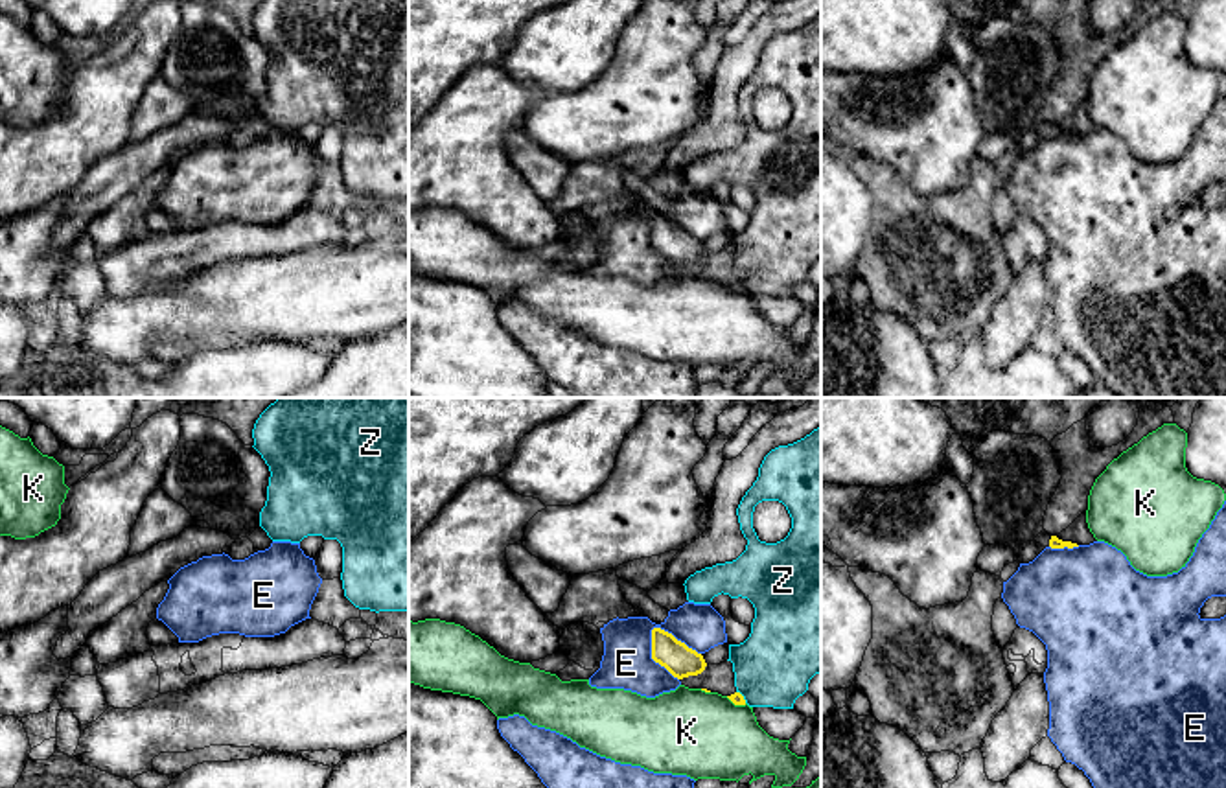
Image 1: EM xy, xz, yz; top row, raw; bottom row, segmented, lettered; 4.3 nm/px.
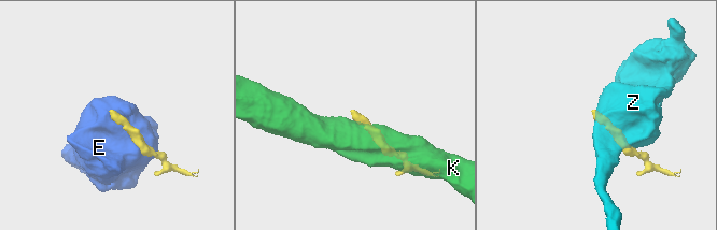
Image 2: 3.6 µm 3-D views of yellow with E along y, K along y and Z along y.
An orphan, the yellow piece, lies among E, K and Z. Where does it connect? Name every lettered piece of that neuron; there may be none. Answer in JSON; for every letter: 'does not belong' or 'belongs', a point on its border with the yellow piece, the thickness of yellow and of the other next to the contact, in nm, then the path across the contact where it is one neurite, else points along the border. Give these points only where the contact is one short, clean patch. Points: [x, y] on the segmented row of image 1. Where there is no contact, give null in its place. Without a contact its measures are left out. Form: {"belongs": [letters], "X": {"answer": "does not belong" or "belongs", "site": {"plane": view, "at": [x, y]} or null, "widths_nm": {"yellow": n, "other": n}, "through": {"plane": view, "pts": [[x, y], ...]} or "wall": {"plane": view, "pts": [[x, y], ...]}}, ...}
{"belongs": [], "E": {"answer": "does not belong", "site": {"plane": "xz", "at": [674, 637]}, "widths_nm": {"yellow": 140, "other": 220}}, "K": {"answer": "does not belong", "site": {"plane": "xz", "at": [737, 704]}, "widths_nm": {"yellow": 60, "other": 380}, "wall": {"plane": "xz", "pts": [[726, 696], [735, 704], [746, 704]]}}, "Z": {"answer": "does not belong", "site": {"plane": "xz", "at": [742, 696]}, "widths_nm": {"yellow": 60, "other": 340}, "wall": {"plane": "xz", "pts": [[737, 691], [746, 702]]}}}

